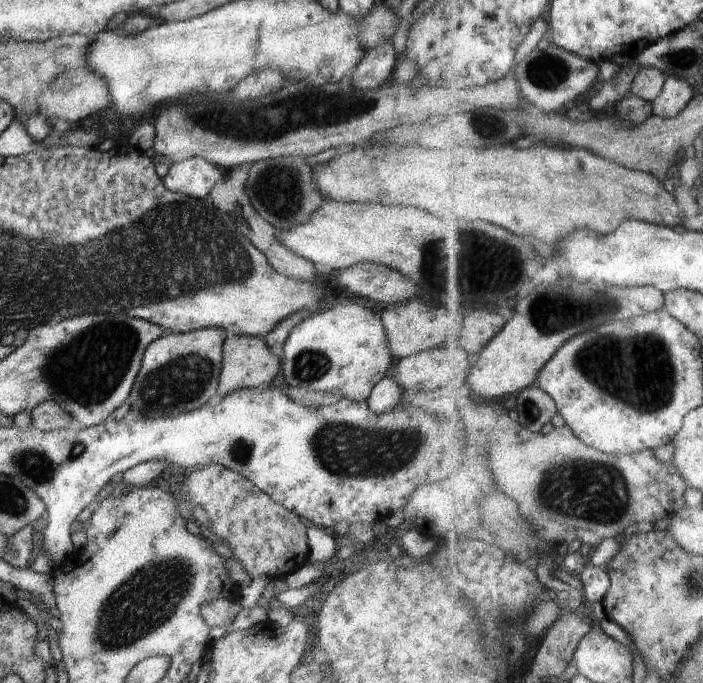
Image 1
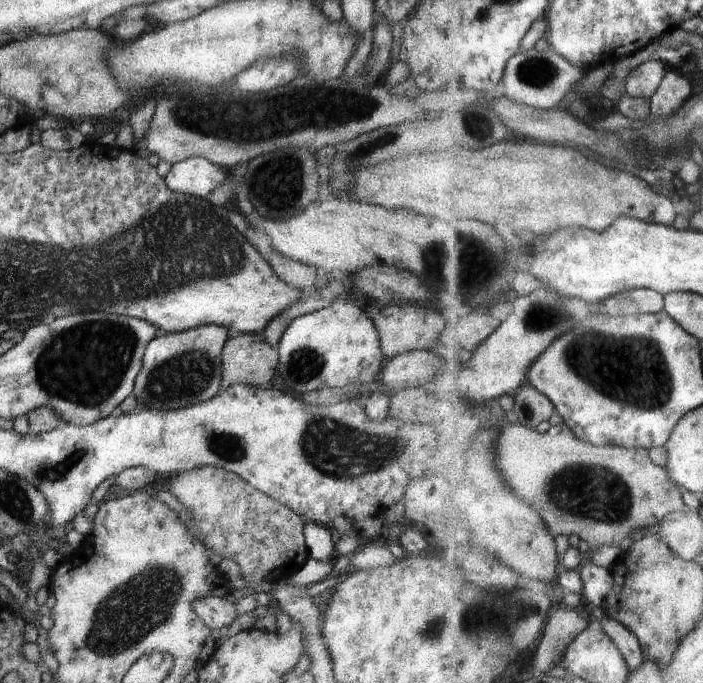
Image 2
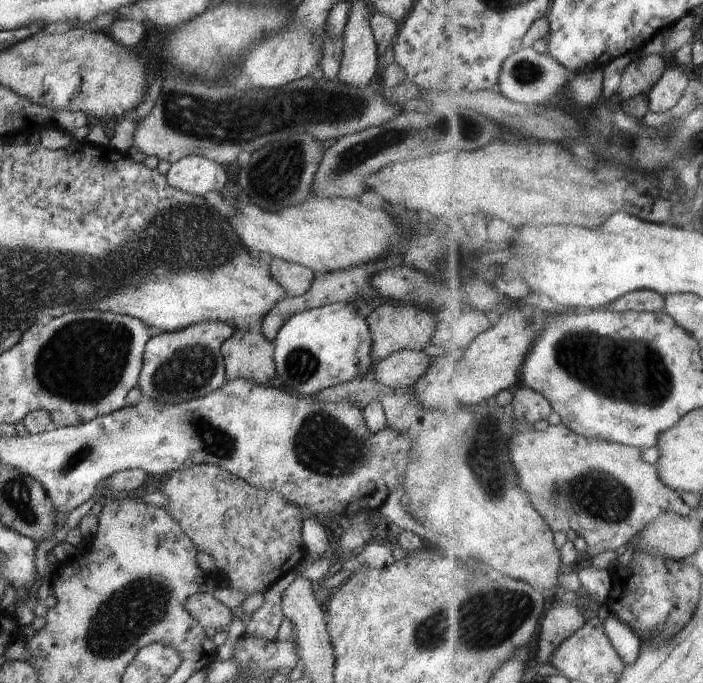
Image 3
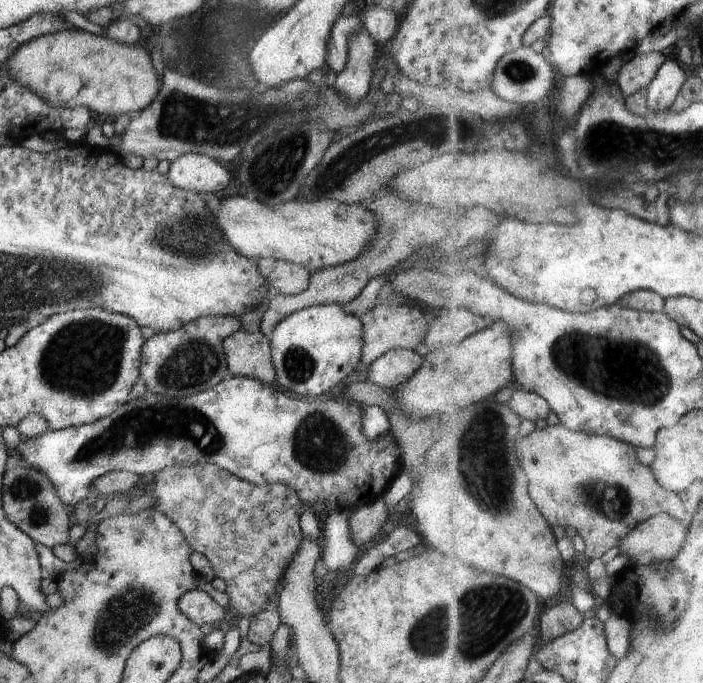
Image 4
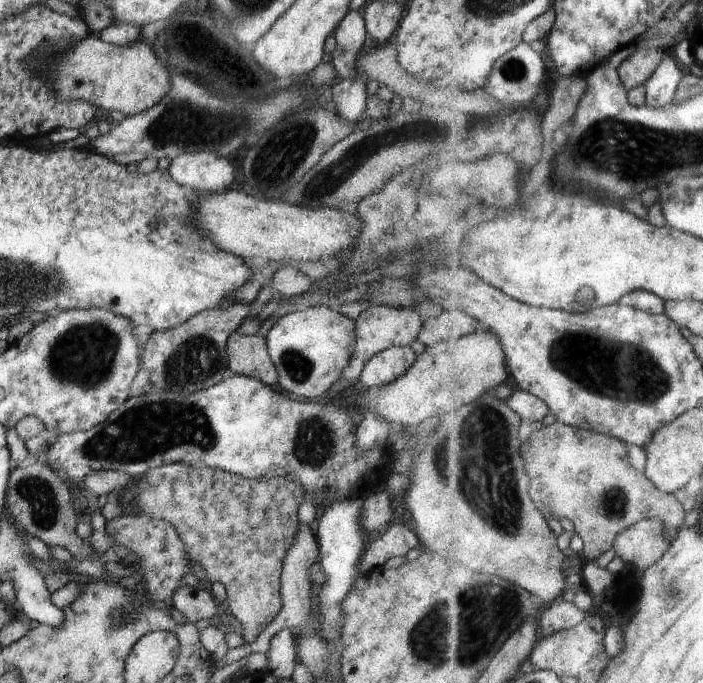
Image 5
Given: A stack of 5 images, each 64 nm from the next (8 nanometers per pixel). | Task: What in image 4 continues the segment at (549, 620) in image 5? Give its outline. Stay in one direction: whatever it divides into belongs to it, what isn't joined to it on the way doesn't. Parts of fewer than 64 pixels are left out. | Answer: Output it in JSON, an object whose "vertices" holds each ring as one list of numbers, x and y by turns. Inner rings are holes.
{"vertices":[[572,602,557,603,543,614,541,619,541,634,543,646,552,644,560,636,578,630,584,626,587,614,580,612]]}

